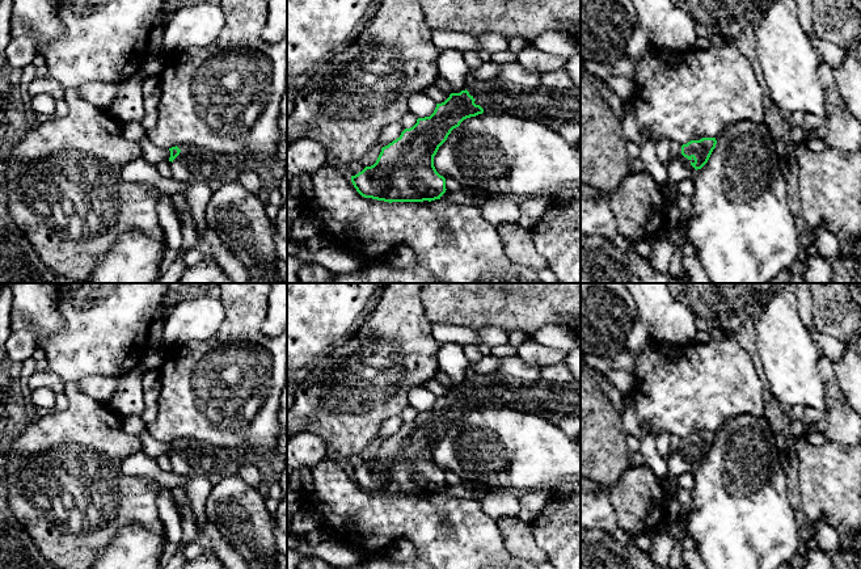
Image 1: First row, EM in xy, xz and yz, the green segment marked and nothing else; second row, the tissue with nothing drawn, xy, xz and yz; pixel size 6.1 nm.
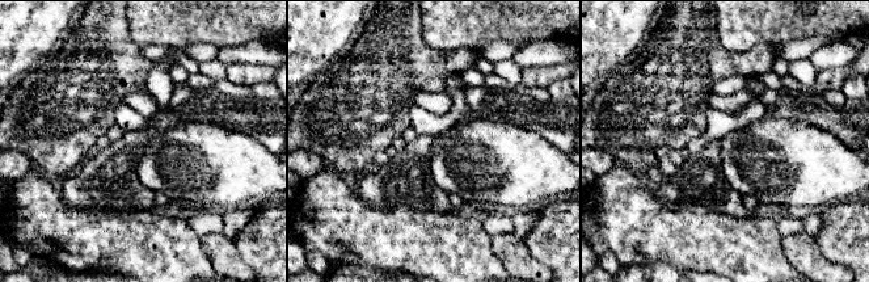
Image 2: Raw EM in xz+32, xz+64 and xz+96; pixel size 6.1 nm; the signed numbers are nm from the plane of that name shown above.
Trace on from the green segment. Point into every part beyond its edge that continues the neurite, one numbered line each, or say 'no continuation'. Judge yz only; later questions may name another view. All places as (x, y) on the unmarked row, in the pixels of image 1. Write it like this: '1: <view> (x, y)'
1: yz (680, 462)

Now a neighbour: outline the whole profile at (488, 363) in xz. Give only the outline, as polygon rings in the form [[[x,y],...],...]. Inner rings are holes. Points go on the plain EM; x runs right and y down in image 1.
[[[484,355],[478,362],[469,363],[469,368],[473,370],[474,374],[493,374],[501,368],[501,358],[494,355]]]

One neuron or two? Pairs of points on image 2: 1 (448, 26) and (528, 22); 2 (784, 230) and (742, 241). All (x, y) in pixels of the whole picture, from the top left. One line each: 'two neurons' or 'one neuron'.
1: one neuron
2: two neurons

